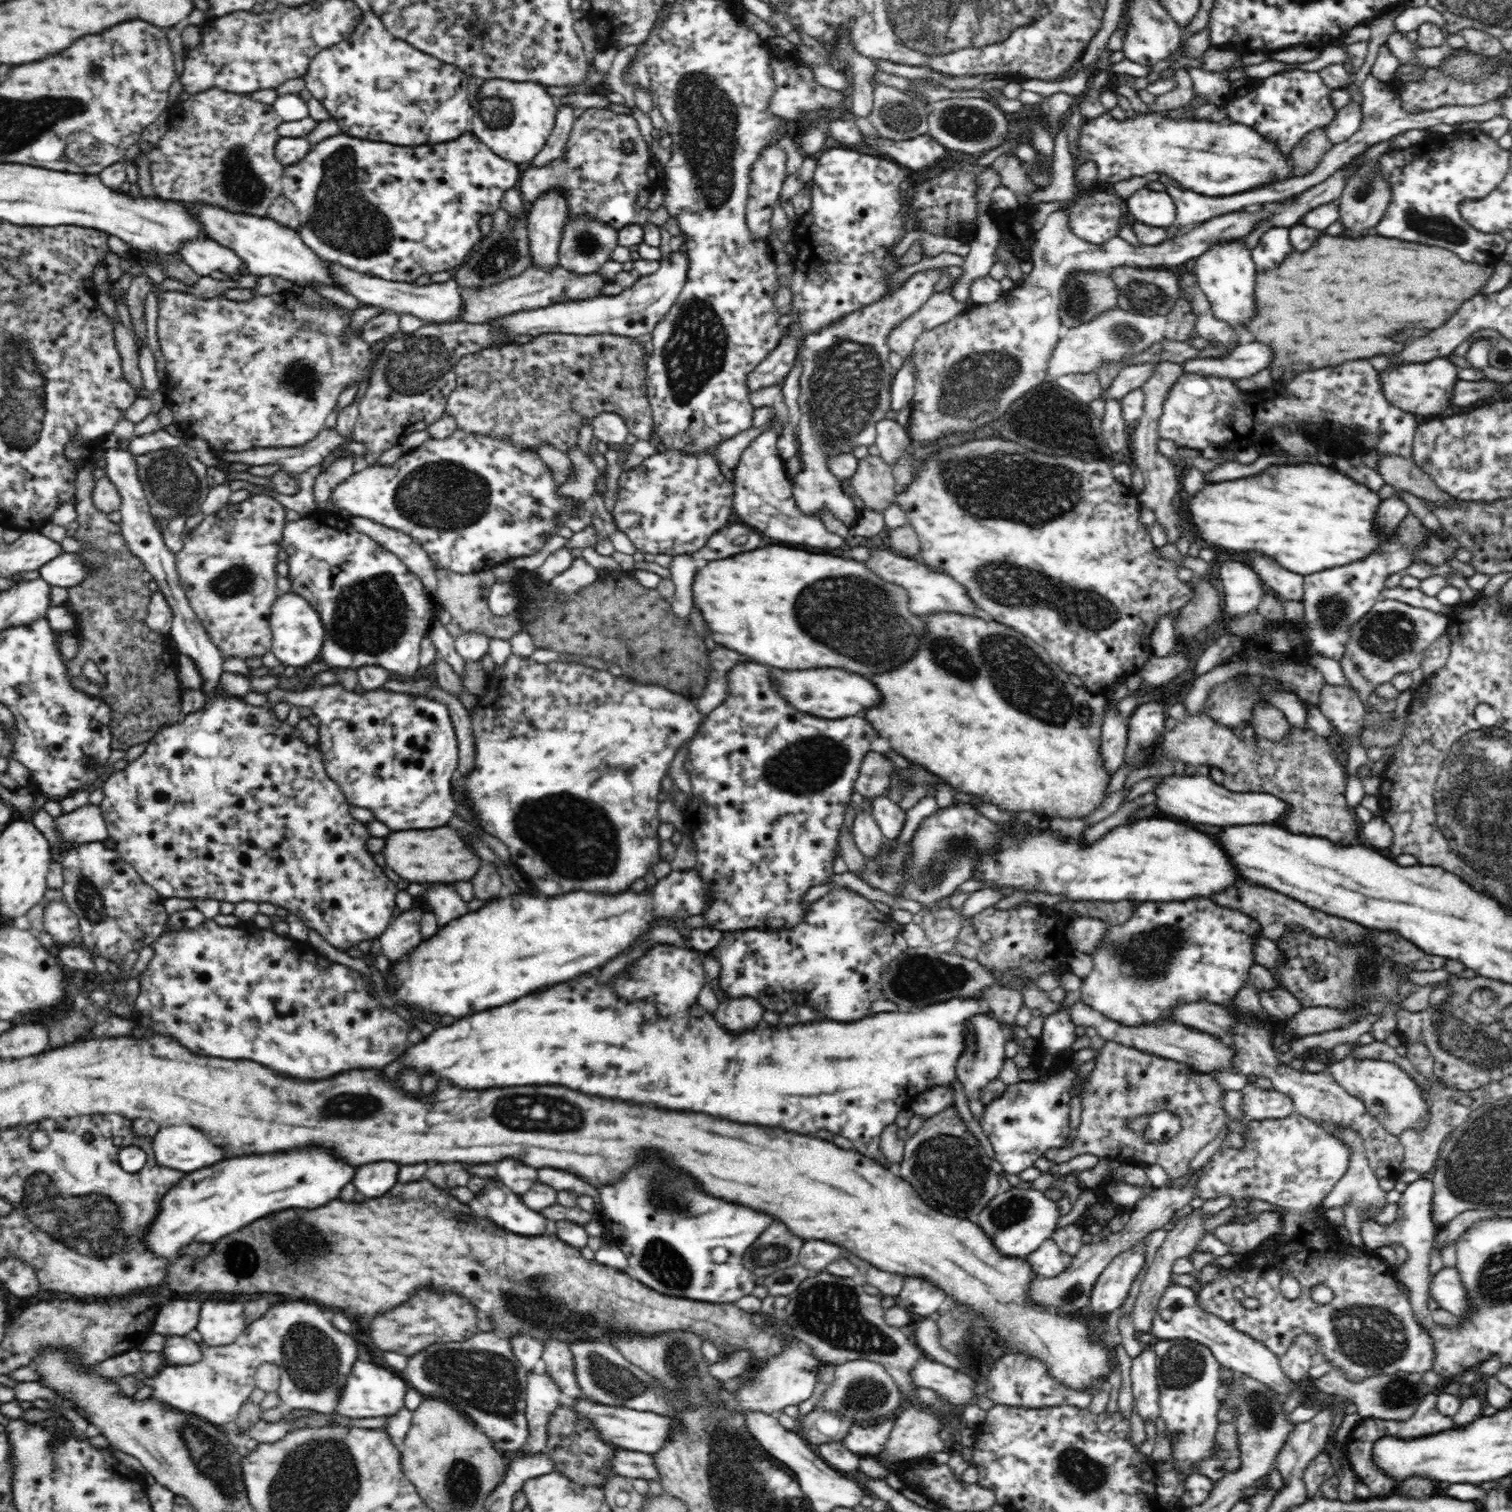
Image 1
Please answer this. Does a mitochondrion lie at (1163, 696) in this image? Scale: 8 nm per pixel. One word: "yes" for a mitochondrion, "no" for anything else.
no

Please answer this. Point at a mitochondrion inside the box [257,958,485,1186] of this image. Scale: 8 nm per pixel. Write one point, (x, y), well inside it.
(357, 1107)

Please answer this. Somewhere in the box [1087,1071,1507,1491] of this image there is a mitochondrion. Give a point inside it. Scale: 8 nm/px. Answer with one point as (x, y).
(1370, 1336)

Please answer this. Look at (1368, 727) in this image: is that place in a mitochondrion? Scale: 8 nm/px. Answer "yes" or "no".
yes

